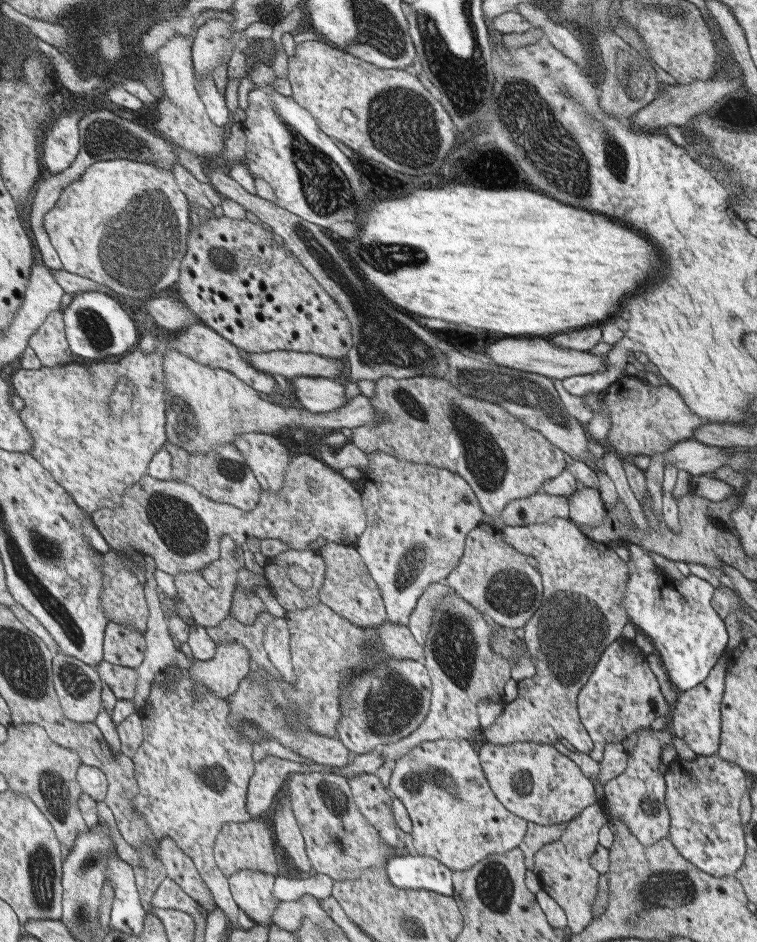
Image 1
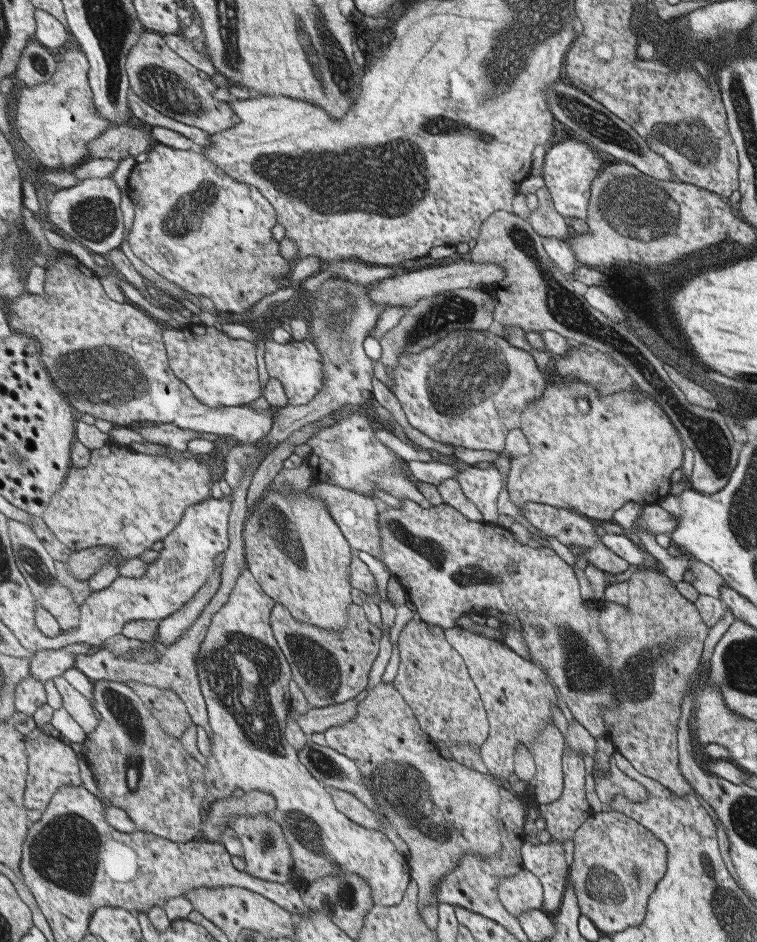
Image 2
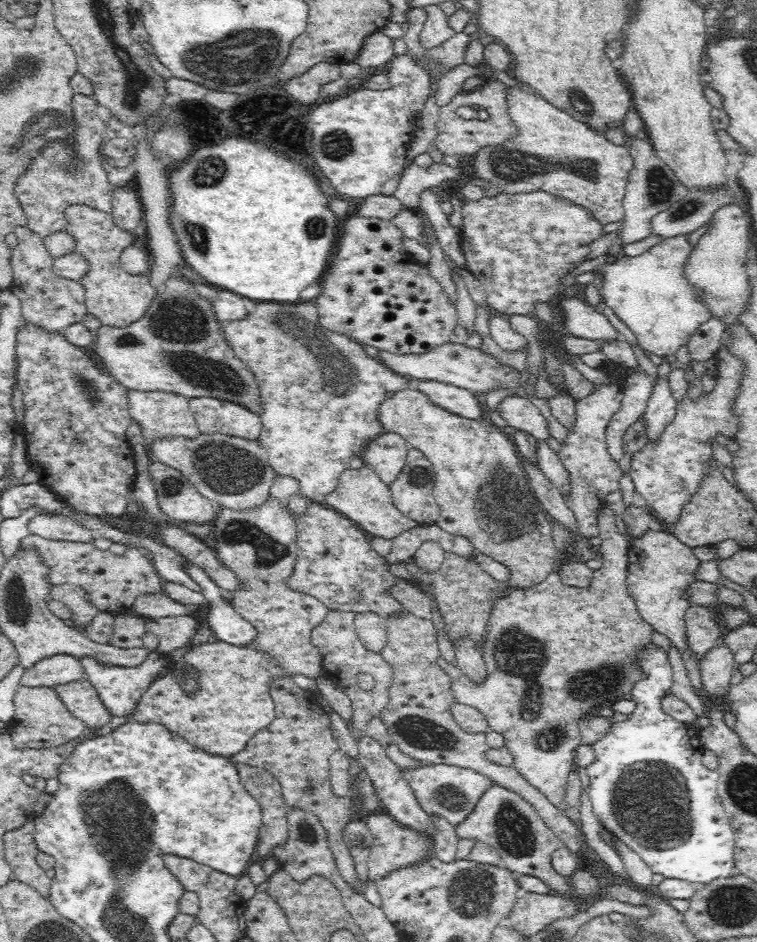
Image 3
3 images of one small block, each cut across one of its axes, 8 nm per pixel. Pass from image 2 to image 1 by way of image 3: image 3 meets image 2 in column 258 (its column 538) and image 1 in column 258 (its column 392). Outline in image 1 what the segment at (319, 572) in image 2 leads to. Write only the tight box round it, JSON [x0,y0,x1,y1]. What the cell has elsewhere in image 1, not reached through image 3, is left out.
[163,348,387,460]

